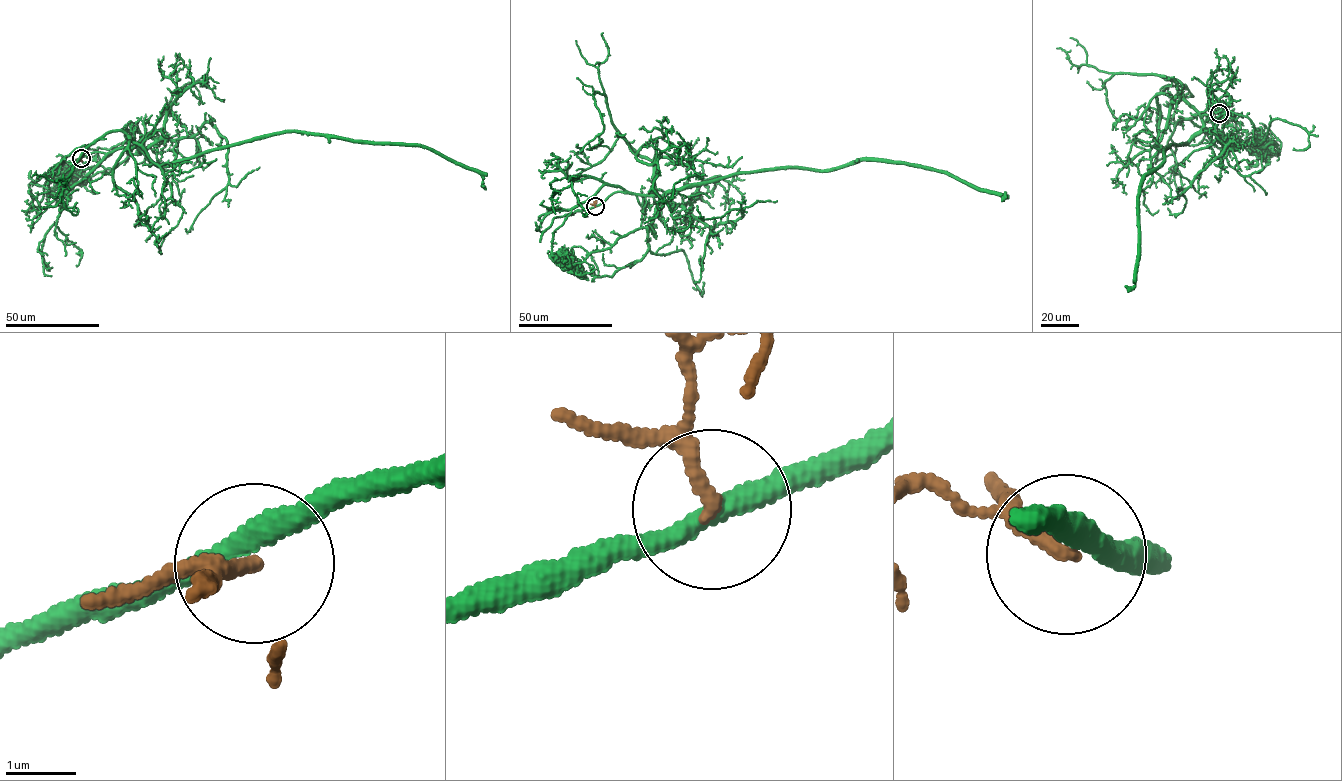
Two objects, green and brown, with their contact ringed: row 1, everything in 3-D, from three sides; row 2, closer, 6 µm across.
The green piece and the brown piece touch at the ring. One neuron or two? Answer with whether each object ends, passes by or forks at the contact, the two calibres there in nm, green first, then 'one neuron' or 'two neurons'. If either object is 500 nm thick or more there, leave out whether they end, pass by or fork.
green passes by | brown ends | 320/200 nm | two neurons

